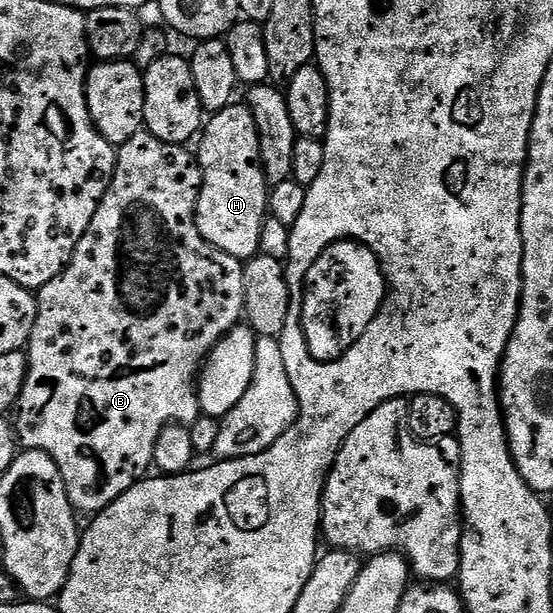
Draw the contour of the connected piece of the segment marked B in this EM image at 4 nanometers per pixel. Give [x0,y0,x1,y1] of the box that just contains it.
[16,132,246,516]

